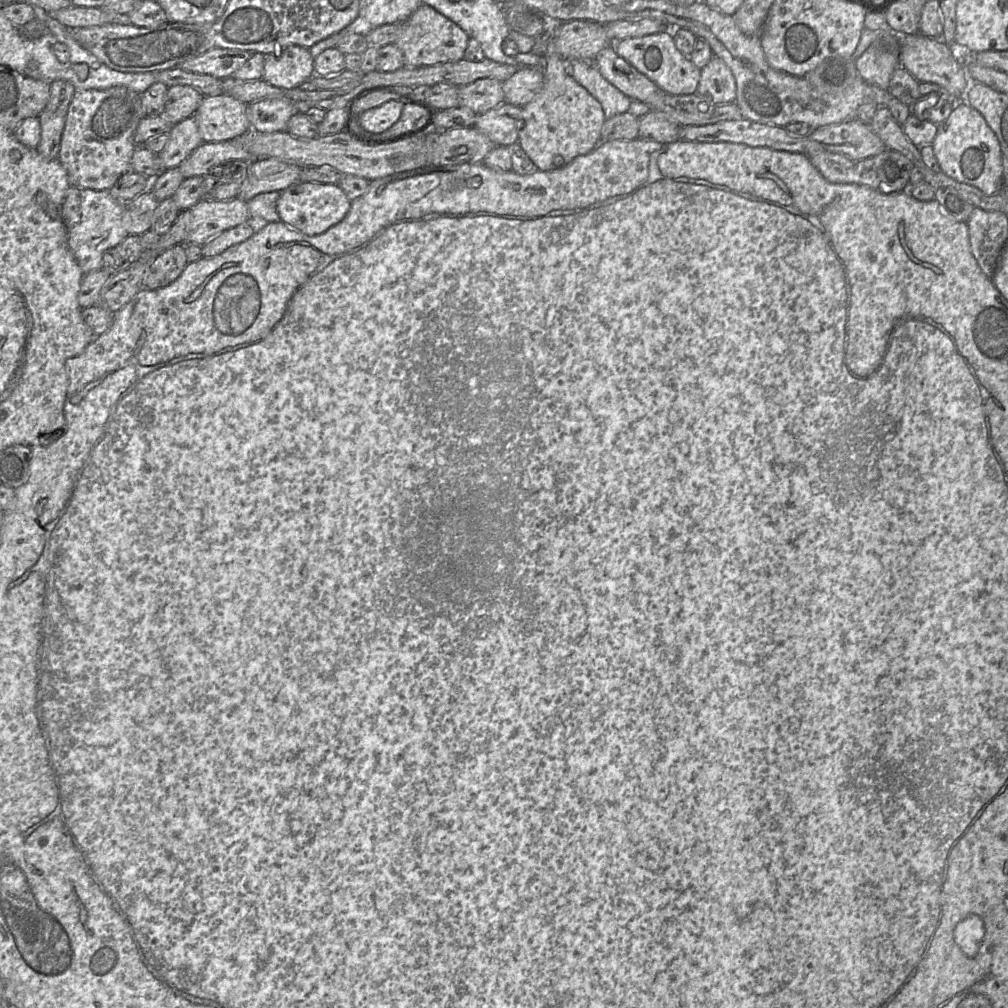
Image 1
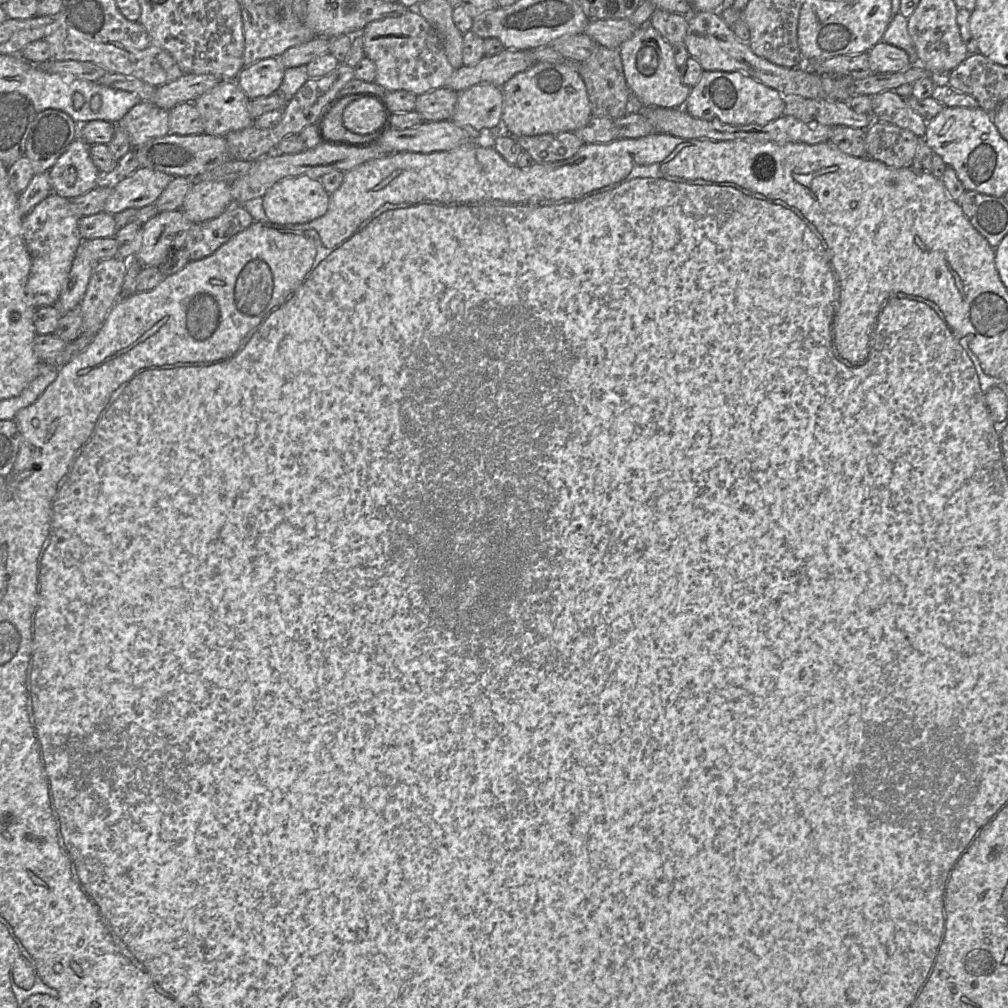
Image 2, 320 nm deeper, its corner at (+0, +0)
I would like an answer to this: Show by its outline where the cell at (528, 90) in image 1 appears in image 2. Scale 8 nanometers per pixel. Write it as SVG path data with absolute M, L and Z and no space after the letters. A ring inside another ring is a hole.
M480 83L458 93L451 120L473 133L494 133L501 128L501 87Z

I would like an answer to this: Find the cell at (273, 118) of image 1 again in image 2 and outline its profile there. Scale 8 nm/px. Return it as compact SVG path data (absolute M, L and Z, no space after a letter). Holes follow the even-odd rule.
M231 80L221 81L193 101L201 115L204 133L217 136L225 136L254 124L249 102L246 94Z

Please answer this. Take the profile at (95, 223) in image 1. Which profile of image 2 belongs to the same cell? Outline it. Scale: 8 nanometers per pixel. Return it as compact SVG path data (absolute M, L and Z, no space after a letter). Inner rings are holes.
M51 192L24 217L22 232L31 256L26 282L27 299L35 309L53 305L59 298L76 252L83 239L78 227L79 217L70 209L70 200Z

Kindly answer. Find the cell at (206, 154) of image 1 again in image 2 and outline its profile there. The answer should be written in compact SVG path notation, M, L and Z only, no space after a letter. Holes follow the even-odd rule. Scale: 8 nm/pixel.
M144 167L125 178L117 178L112 182L104 212L115 215L128 208L140 209L153 204L172 178L167 173Z

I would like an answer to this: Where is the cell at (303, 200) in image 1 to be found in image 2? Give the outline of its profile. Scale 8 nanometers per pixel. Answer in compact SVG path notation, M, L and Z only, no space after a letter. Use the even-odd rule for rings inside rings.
M308 176L284 178L269 188L262 197L267 221L277 225L300 225L311 222L327 212L329 195L319 179Z

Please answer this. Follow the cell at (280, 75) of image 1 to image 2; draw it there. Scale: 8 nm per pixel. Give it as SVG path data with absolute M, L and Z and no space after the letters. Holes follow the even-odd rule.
M270 57L243 67L235 82L252 100L277 92L282 84L285 70L278 57Z

